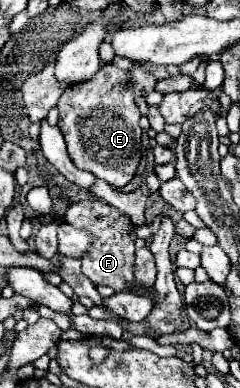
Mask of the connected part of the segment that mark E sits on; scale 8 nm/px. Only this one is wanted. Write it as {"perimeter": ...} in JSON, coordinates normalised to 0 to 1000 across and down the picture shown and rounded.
{"perimeter":[[[467,162],[433,168],[367,209],[325,209],[300,224],[283,224],[258,240],[258,250],[242,255],[242,281],[250,281],[250,317],[242,317],[242,327],[258,332],[258,348],[275,358],[283,399],[300,410],[300,420],[325,436],[375,441],[408,461],[433,461],[467,482],[492,482],[492,487],[550,466],[550,456],[567,451],[567,436],[583,425],[583,410],[592,410],[592,332],[575,322],[575,312],[583,312],[583,281],[567,276],[558,255],[583,240],[617,245],[625,235],[642,235],[642,219],[650,219],[642,188],[608,183],[575,162],[558,162],[558,173],[550,173],[542,188],[550,188],[550,204],[558,204],[550,224],[525,219],[525,183],[492,178]]]}

